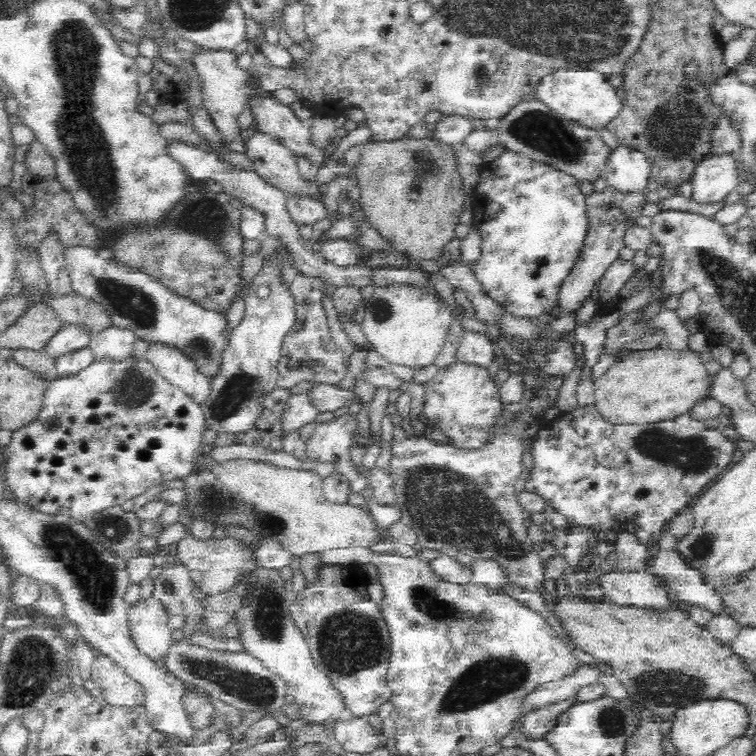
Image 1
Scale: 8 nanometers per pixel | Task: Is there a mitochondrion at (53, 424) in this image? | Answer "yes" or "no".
no

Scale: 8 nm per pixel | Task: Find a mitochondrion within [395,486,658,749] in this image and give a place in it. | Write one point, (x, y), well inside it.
(486, 678)

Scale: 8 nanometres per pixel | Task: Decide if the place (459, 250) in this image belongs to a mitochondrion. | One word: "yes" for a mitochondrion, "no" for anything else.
no

